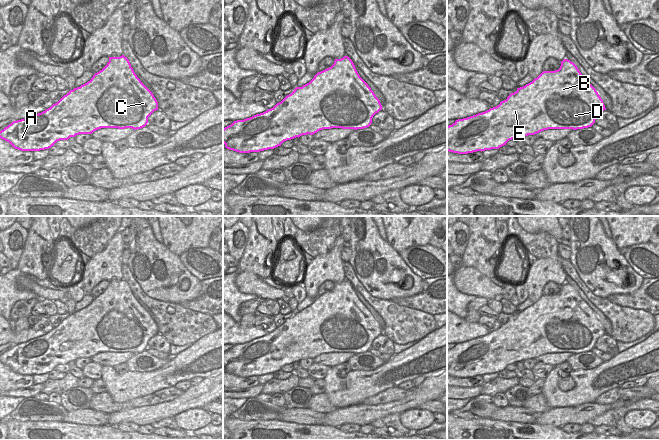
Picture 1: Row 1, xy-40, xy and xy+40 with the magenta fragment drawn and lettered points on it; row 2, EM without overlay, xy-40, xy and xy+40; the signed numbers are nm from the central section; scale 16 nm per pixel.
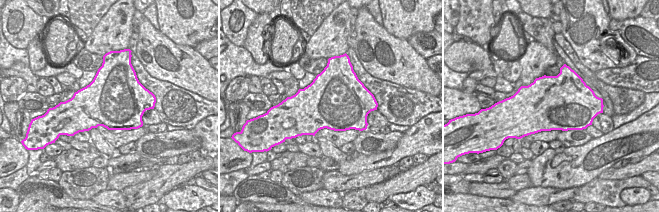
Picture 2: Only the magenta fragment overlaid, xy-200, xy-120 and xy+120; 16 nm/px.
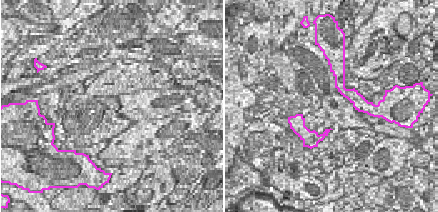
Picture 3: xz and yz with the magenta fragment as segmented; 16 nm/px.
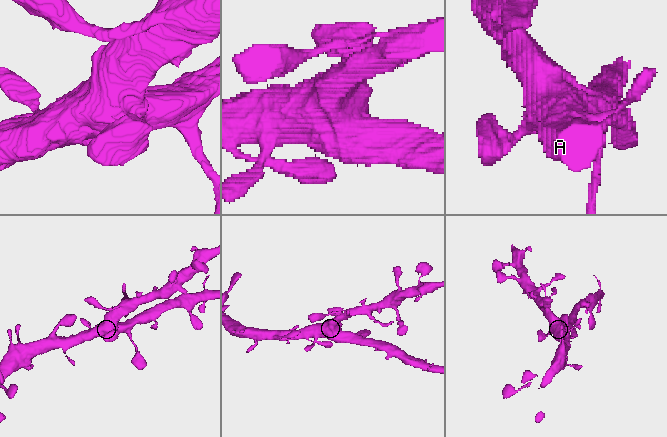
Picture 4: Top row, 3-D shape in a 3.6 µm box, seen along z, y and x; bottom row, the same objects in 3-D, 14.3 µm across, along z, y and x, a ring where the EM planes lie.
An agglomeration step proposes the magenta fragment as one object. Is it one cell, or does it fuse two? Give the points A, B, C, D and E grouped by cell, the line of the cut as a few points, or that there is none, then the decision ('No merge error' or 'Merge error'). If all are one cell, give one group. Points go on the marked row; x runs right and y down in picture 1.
Groups: A B C D E. No split. No merge error

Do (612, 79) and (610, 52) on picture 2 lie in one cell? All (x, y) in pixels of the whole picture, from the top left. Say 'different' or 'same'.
different

